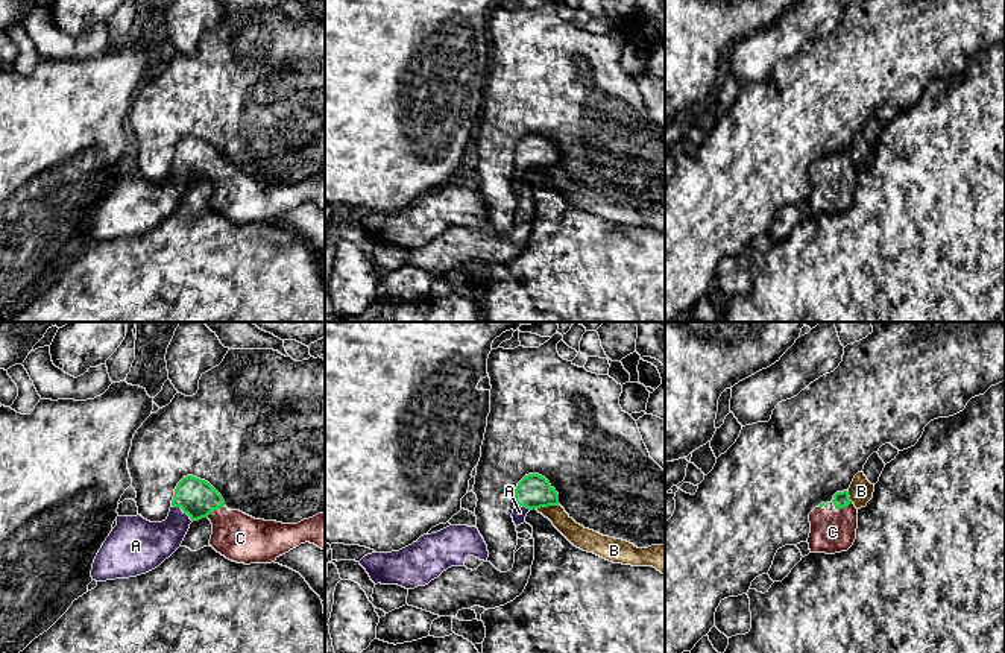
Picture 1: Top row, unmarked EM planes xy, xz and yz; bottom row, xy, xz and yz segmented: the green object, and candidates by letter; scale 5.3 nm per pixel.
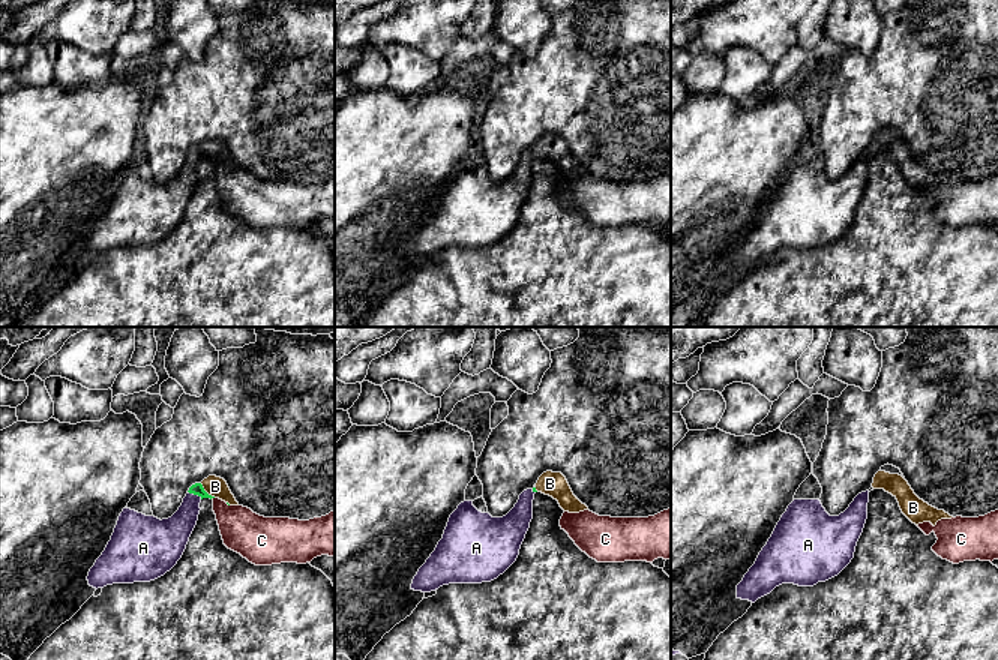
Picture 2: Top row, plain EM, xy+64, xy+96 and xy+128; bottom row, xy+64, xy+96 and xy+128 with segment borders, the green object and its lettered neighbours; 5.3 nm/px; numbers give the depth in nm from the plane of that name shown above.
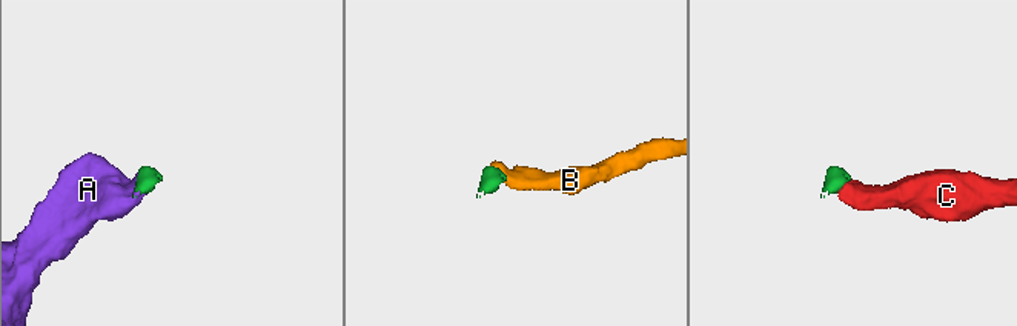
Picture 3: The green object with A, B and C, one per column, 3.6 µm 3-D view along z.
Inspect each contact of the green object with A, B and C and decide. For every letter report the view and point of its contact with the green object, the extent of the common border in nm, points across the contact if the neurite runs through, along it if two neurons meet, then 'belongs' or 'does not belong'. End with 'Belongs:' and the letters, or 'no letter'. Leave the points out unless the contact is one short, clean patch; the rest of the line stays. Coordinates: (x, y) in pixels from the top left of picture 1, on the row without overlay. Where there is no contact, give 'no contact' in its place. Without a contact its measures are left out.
A: xy (182, 170) | 140 nm | across xy (198, 158), (182, 170), (149, 204) | belongs
B: xz (547, 166) | 130 nm | along xz (559, 164), (536, 169) | does not belong
C: xy (214, 169) | 120 nm | across xy (198, 158), (214, 169), (240, 198) | belongs
Belongs: A, C

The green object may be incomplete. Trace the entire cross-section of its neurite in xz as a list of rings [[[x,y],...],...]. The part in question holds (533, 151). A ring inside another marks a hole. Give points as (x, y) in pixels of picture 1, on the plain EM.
[[[539,134],[525,135],[515,149],[515,169],[512,173],[515,185],[524,184],[530,170],[548,166],[559,166],[556,149]]]

